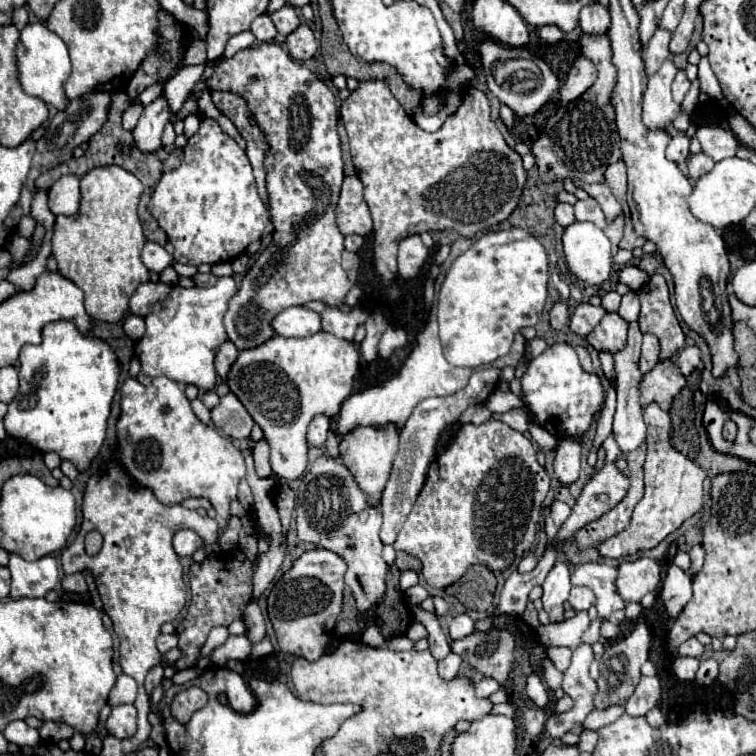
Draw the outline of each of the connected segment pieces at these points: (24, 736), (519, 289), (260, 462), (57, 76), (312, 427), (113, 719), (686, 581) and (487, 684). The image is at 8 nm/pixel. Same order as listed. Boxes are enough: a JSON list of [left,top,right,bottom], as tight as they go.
[[3,720,41,746],[439,228,547,368],[253,440,275,478],[15,22,71,112],[307,414,331,446],[107,704,137,738],[661,564,693,620],[475,678,501,698]]

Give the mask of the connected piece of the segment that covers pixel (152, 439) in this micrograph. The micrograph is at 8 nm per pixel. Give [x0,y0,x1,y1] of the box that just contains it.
[113,376,245,532]

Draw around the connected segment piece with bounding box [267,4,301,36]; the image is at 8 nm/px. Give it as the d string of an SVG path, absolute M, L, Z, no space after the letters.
M283 6L281 10L277 10L277 12L267 12L269 14L269 18L273 20L273 24L275 24L275 28L277 28L277 32L281 32L281 34L291 34L299 24L301 24L301 20L299 20L299 14L297 14L297 10L293 8L293 6Z

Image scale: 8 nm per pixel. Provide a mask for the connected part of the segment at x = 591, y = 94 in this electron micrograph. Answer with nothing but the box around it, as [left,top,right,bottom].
[533,34,621,222]

